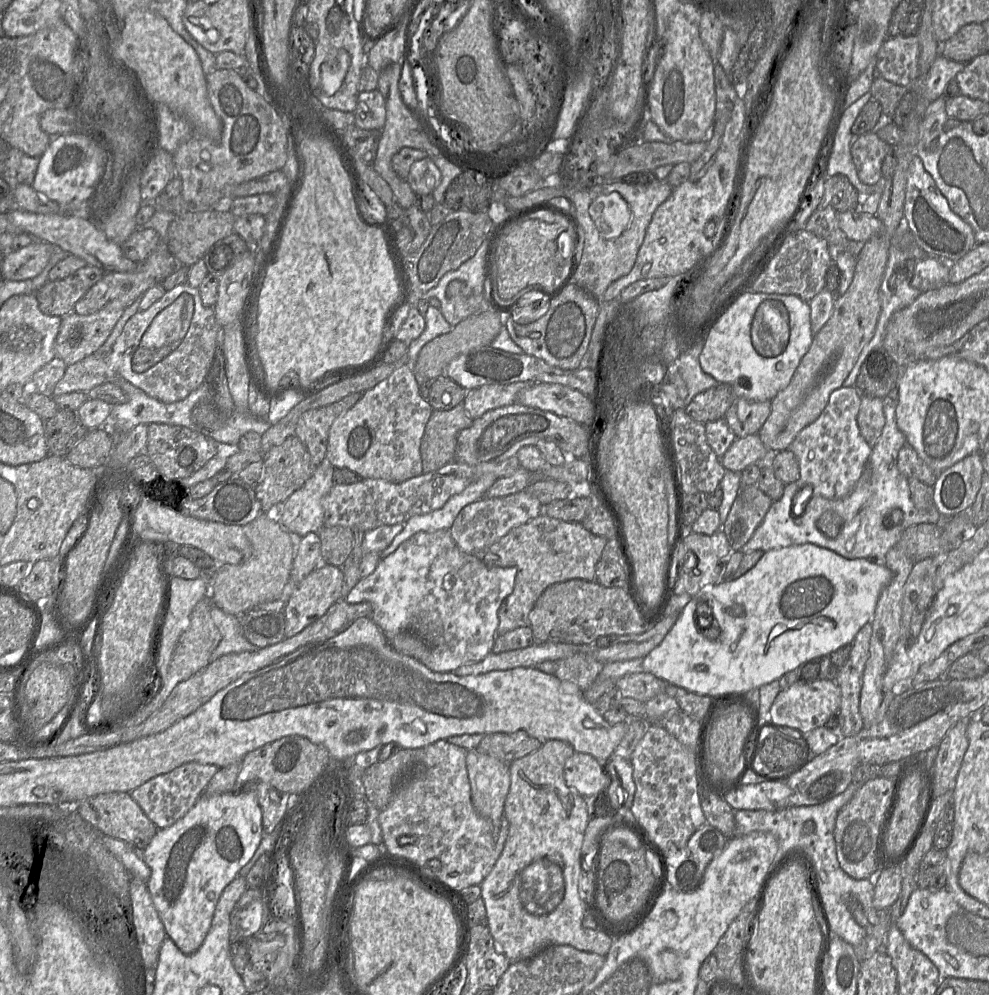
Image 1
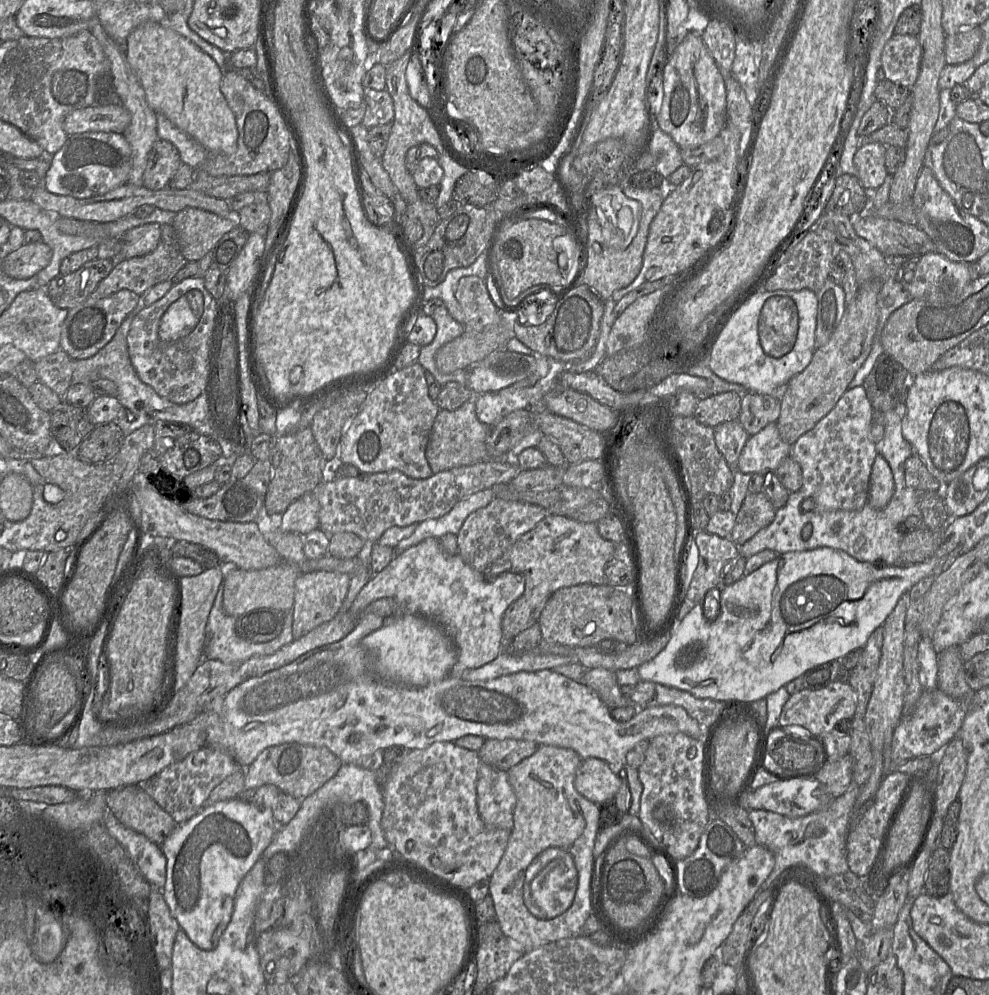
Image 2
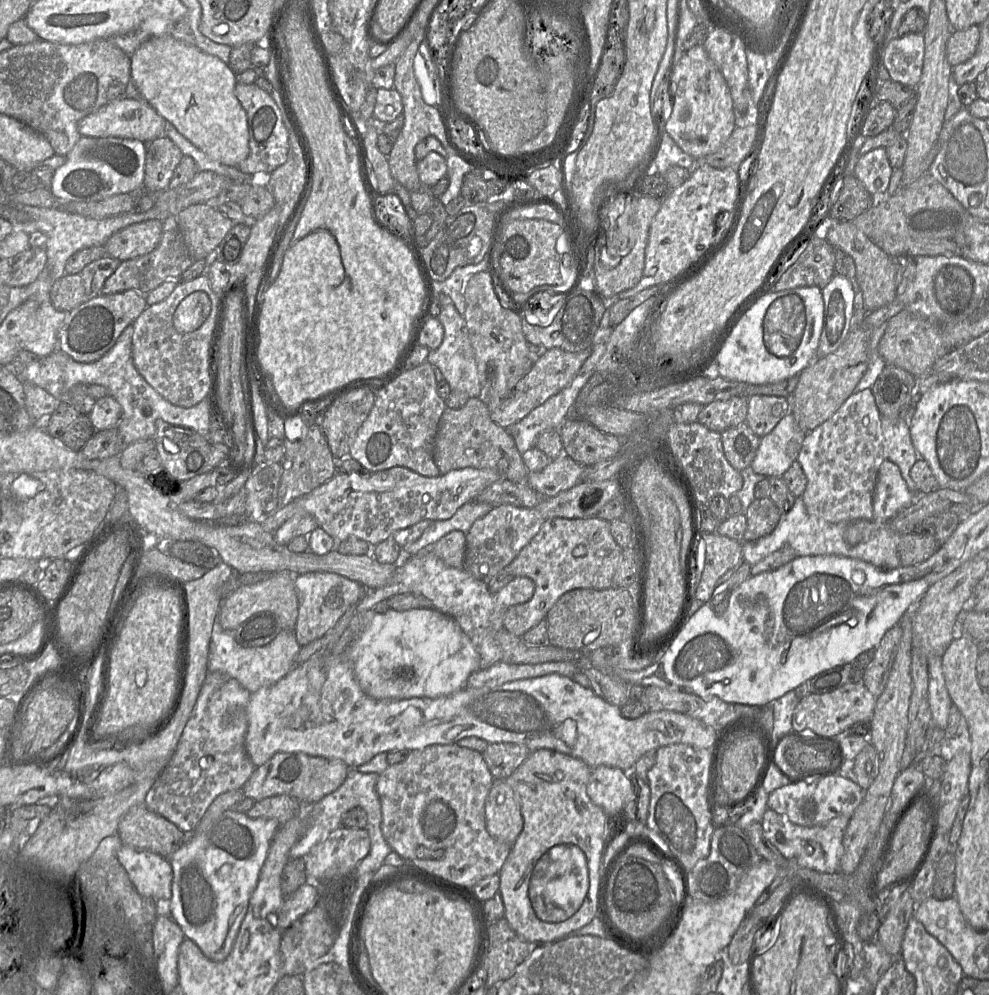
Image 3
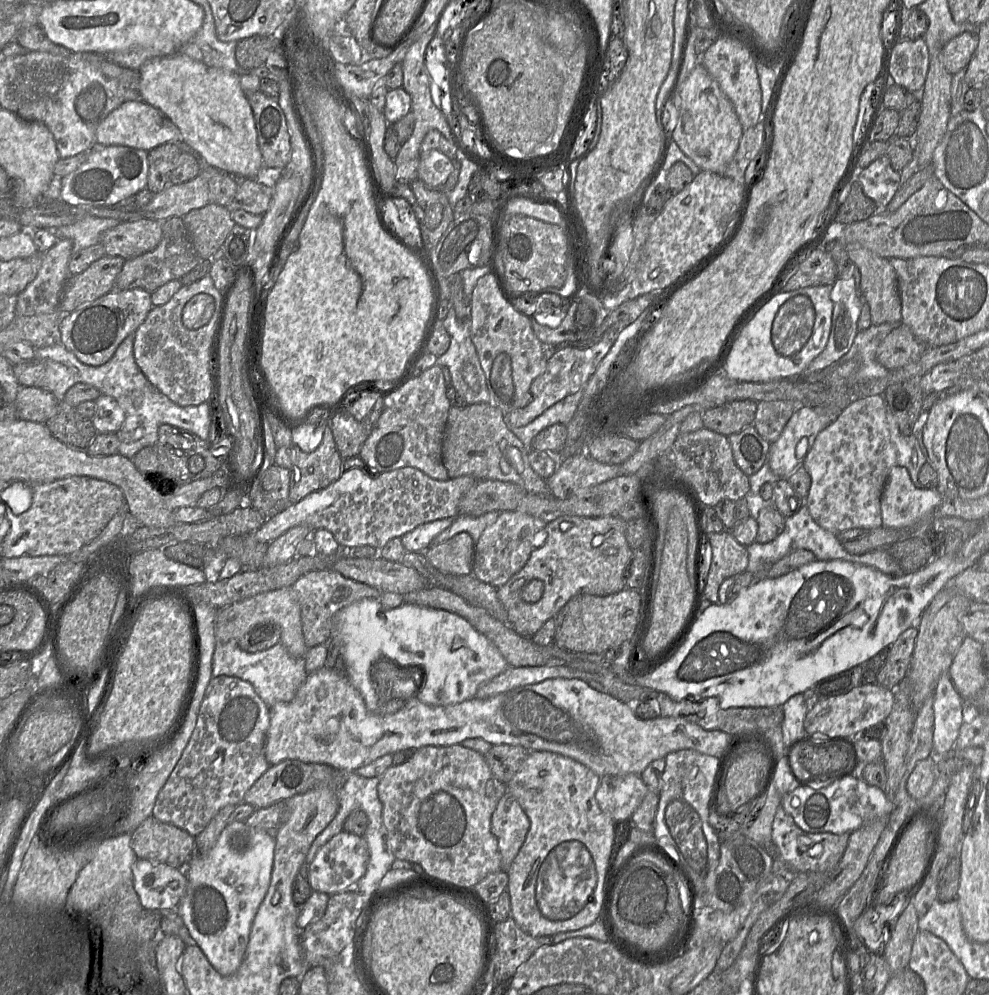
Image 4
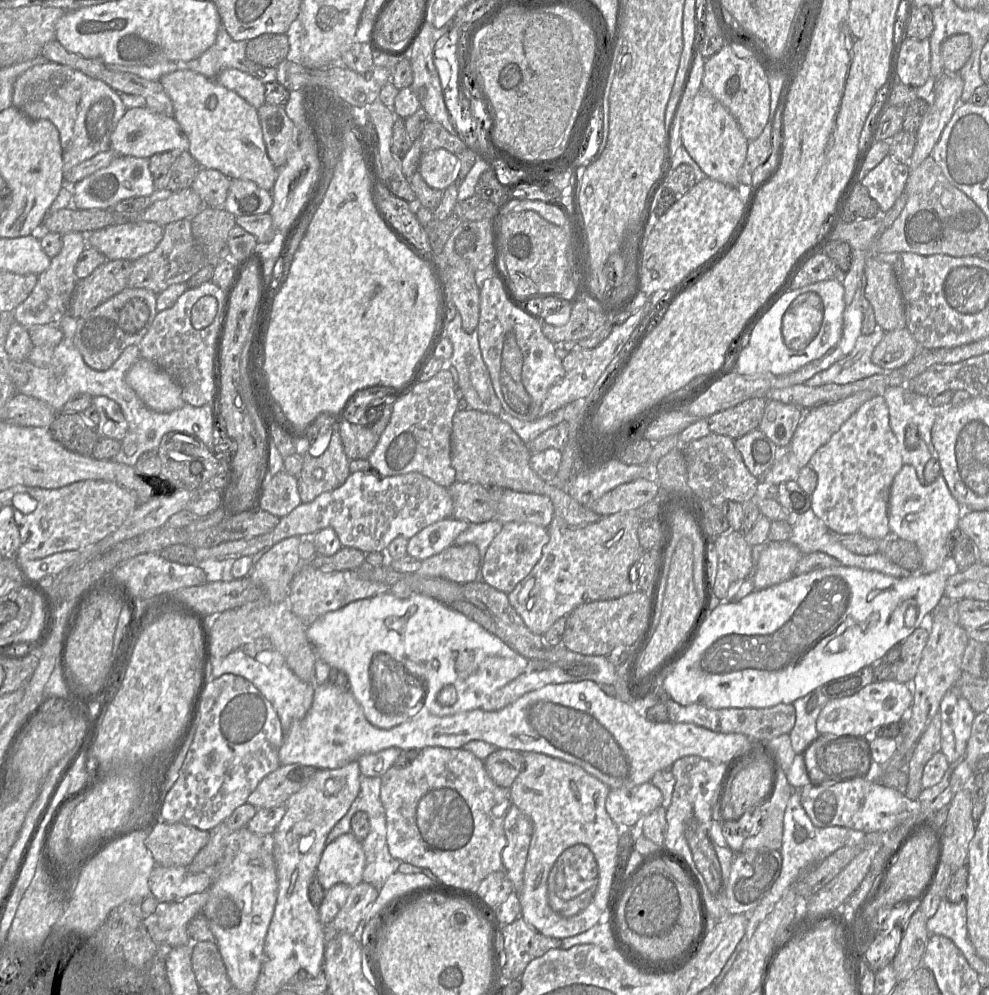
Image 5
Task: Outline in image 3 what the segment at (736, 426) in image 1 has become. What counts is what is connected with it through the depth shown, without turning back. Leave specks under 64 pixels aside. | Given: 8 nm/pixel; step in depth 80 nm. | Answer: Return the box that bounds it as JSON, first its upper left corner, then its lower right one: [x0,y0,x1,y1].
[746,395,790,437]

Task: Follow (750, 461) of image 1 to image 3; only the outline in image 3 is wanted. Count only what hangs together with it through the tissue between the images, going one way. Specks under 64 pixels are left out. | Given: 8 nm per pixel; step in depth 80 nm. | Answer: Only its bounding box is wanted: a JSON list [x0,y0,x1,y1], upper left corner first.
[750,413,806,477]

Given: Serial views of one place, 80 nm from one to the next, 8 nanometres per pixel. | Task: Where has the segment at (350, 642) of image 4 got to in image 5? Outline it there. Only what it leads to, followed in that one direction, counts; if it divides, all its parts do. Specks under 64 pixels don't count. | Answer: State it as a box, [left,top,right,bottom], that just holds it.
[306,592,529,729]

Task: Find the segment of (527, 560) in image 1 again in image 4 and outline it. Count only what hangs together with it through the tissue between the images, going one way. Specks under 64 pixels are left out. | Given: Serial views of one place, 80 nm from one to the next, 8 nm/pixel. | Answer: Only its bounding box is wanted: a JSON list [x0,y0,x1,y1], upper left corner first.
[497,515,633,638]

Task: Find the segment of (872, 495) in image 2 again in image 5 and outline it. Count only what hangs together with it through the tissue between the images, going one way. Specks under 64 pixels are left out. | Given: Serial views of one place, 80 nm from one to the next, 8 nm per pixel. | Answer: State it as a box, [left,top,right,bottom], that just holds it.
[888,465,964,572]

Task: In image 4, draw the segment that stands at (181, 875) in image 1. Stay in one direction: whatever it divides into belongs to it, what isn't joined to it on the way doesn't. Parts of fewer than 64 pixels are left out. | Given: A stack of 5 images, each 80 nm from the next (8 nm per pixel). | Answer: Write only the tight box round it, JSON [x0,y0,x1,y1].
[176,821,274,976]

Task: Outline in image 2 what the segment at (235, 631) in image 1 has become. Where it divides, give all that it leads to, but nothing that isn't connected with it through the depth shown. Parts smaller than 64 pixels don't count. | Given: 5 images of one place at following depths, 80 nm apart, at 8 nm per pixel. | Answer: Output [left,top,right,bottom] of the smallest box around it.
[204,583,294,664]

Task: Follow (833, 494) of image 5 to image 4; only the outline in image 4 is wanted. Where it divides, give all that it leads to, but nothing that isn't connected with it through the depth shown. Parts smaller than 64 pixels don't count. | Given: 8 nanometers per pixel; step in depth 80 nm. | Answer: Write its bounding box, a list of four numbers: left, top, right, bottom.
[803,396,897,535]

